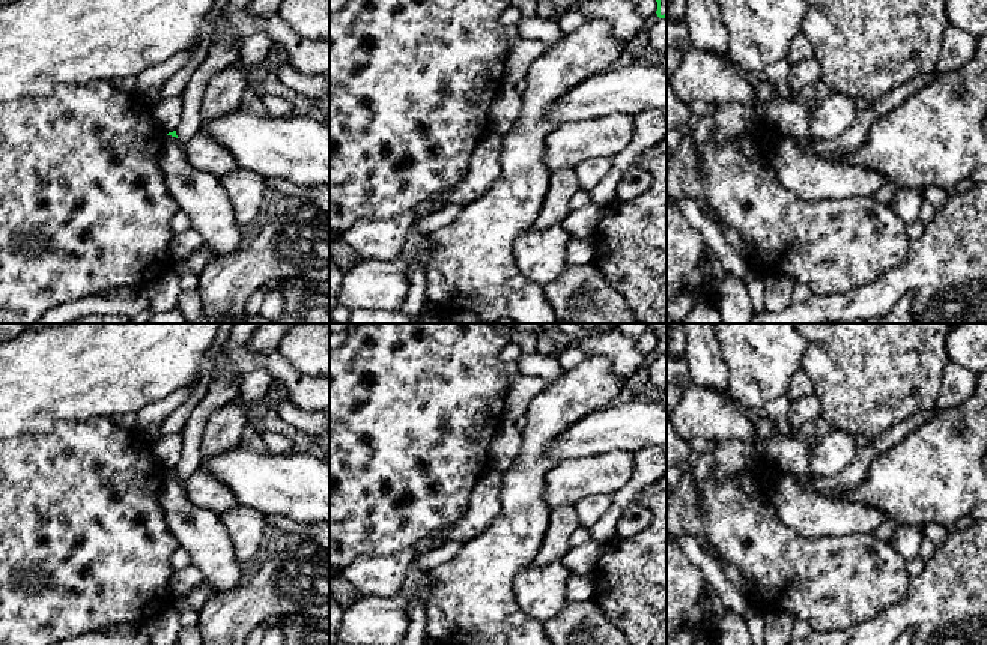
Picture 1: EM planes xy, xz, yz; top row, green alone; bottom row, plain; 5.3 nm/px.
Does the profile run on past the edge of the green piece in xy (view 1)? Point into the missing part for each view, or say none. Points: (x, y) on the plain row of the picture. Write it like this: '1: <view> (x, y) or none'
1: none

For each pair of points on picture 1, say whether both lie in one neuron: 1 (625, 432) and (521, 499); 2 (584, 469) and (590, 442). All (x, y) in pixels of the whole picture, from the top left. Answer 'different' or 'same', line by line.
1: different
2: different

